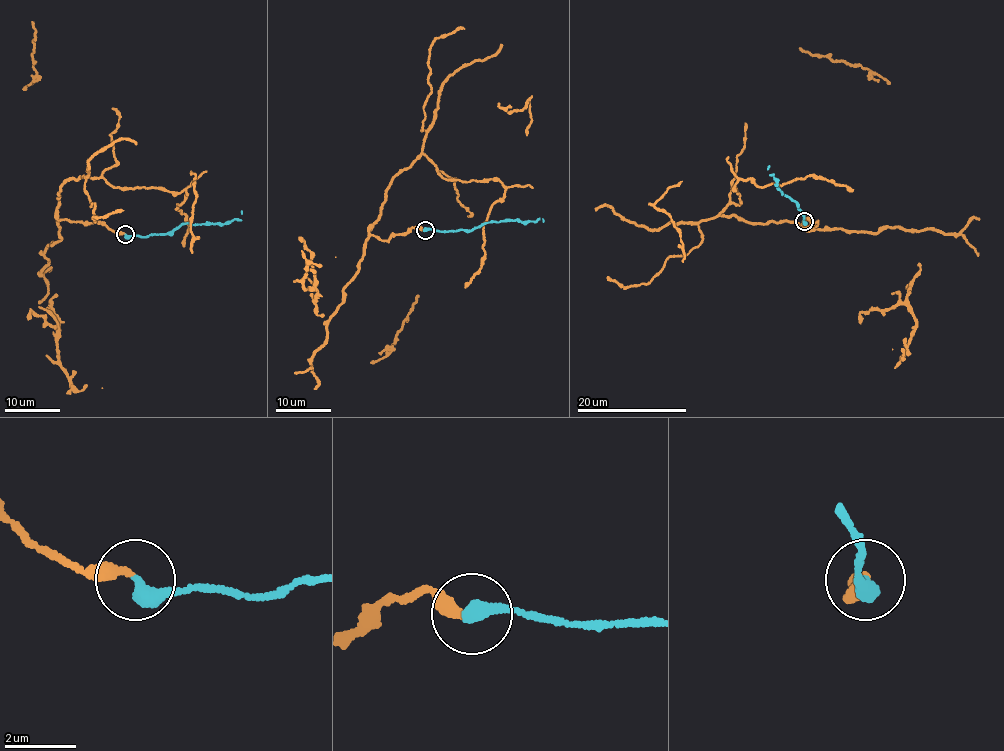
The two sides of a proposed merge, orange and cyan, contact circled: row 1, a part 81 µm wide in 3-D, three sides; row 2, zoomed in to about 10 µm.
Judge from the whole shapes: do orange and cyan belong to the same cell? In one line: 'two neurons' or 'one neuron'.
one neuron

